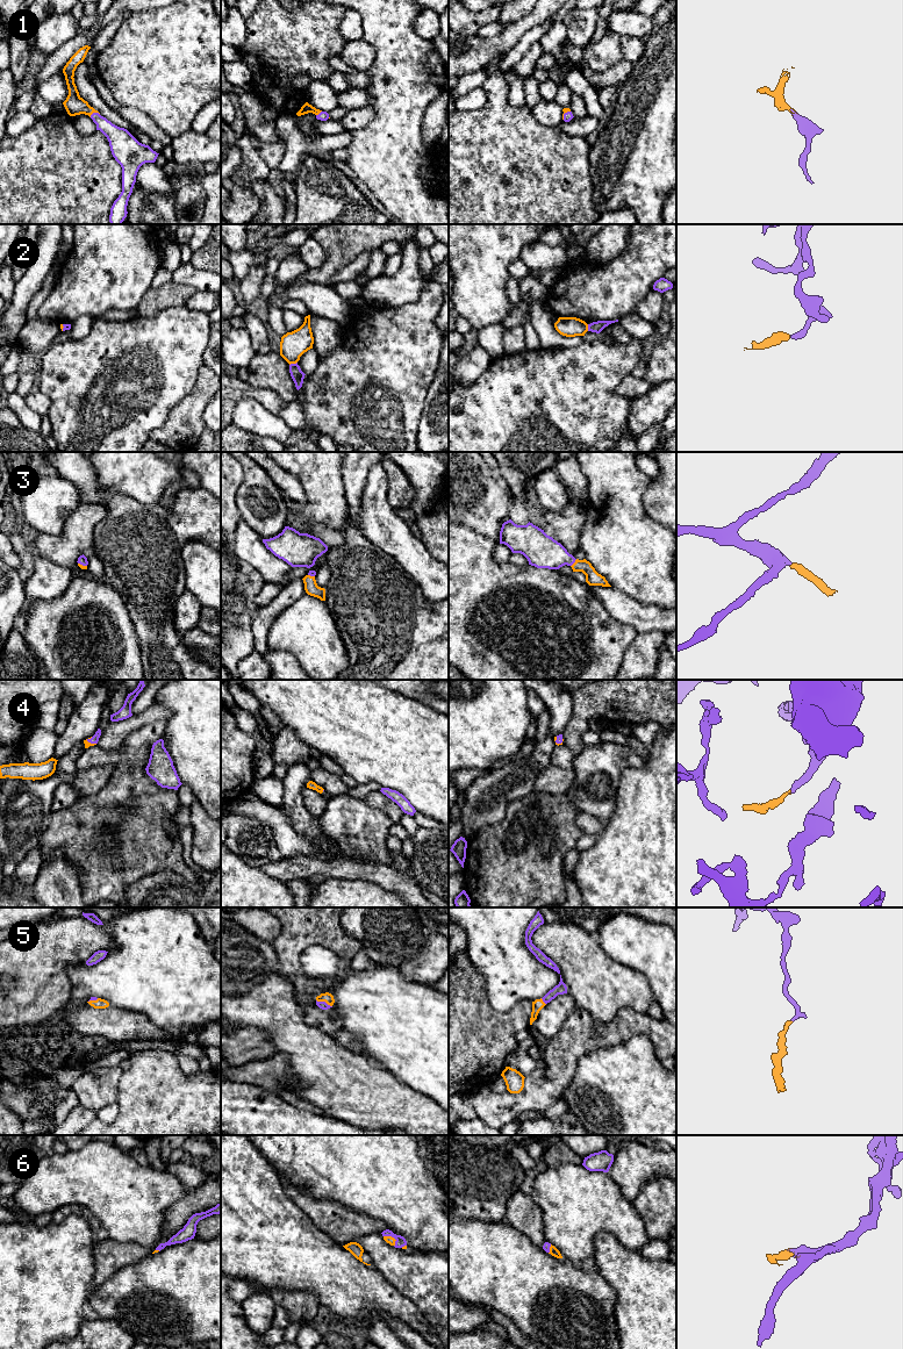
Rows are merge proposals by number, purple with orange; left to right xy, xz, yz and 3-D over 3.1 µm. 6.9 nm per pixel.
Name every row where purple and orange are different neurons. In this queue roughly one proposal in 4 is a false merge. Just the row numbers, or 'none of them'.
2

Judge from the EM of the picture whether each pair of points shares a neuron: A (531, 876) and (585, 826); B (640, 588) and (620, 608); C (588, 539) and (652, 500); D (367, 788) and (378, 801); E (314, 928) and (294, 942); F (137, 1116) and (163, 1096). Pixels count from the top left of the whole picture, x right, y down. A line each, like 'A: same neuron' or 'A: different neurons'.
A: different neurons
B: different neurons
C: different neurons
D: different neurons
E: same neuron
F: same neuron

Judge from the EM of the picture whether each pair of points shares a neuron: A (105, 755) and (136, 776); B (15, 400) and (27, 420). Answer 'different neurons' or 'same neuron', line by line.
A: different neurons
B: same neuron

